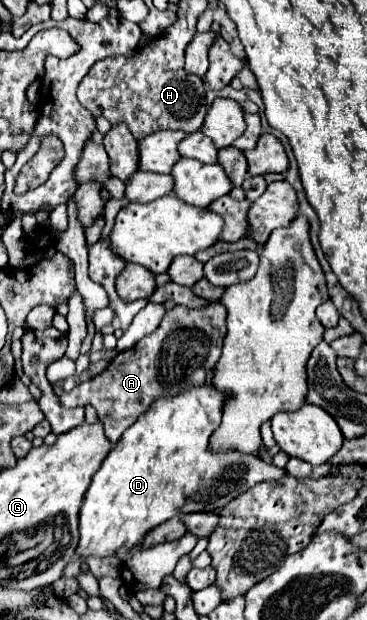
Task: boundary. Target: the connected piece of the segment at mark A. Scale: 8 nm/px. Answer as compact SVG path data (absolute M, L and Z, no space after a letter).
M220 302L202 310L174 306L168 310L156 332L144 336L130 350L118 352L108 368L88 382L82 382L70 392L60 396L66 408L92 404L104 424L104 432L112 446L120 440L126 428L142 416L158 398L174 398L188 388L198 388L206 382L208 370L220 358L220 348L226 332L226 308Z

